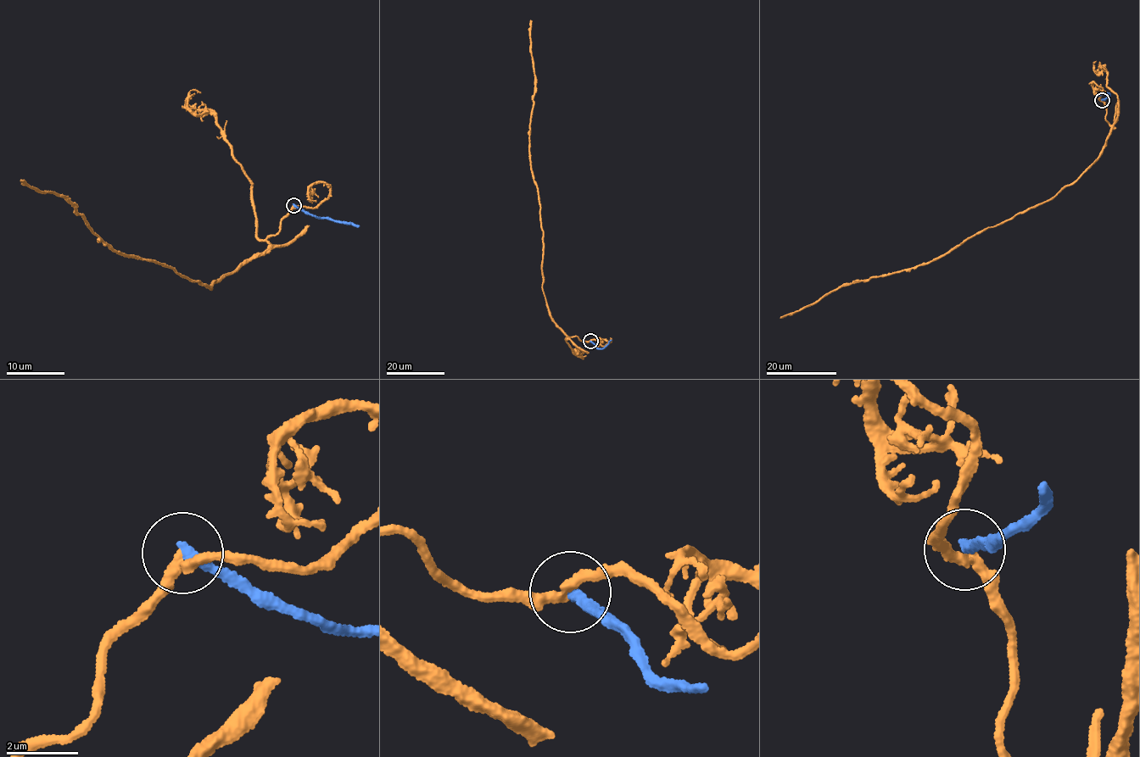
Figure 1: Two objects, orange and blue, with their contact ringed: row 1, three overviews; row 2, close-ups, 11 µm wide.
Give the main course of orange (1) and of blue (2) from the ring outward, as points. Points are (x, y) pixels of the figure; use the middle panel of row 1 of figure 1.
1: (589, 341), (567, 336), (553, 320), (542, 286), (539, 198), (529, 155), (535, 74), (530, 19)
2: (589, 341), (601, 348), (611, 340)

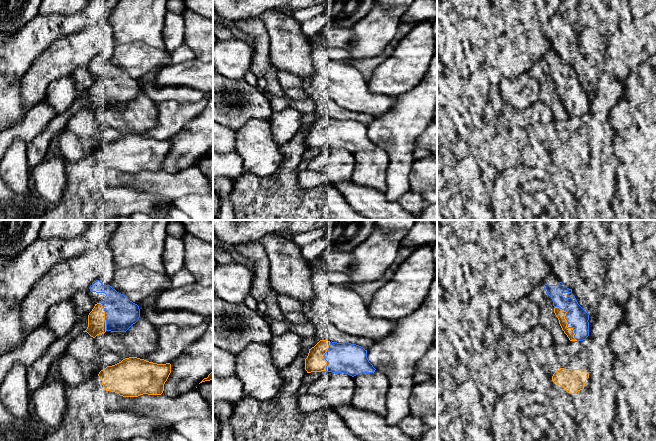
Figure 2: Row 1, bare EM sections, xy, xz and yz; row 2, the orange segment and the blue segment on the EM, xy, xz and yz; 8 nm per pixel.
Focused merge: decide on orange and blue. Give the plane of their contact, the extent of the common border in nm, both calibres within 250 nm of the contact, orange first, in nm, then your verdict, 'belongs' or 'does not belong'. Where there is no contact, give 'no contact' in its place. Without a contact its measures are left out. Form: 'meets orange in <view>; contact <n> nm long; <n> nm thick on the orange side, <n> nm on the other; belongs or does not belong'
meets orange in yz; contact 340 nm long; 80 nm thick on the orange side, 170 nm on the other; does not belong

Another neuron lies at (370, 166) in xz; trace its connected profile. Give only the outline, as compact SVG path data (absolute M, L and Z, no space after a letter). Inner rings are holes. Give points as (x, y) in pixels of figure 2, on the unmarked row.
M376 145L373 149L358 150L353 155L355 165L352 183L385 194L387 190L386 168L389 161L386 151Z

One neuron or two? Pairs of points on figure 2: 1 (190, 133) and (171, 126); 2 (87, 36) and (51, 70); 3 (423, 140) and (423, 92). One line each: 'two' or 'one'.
1: two
2: one
3: two

